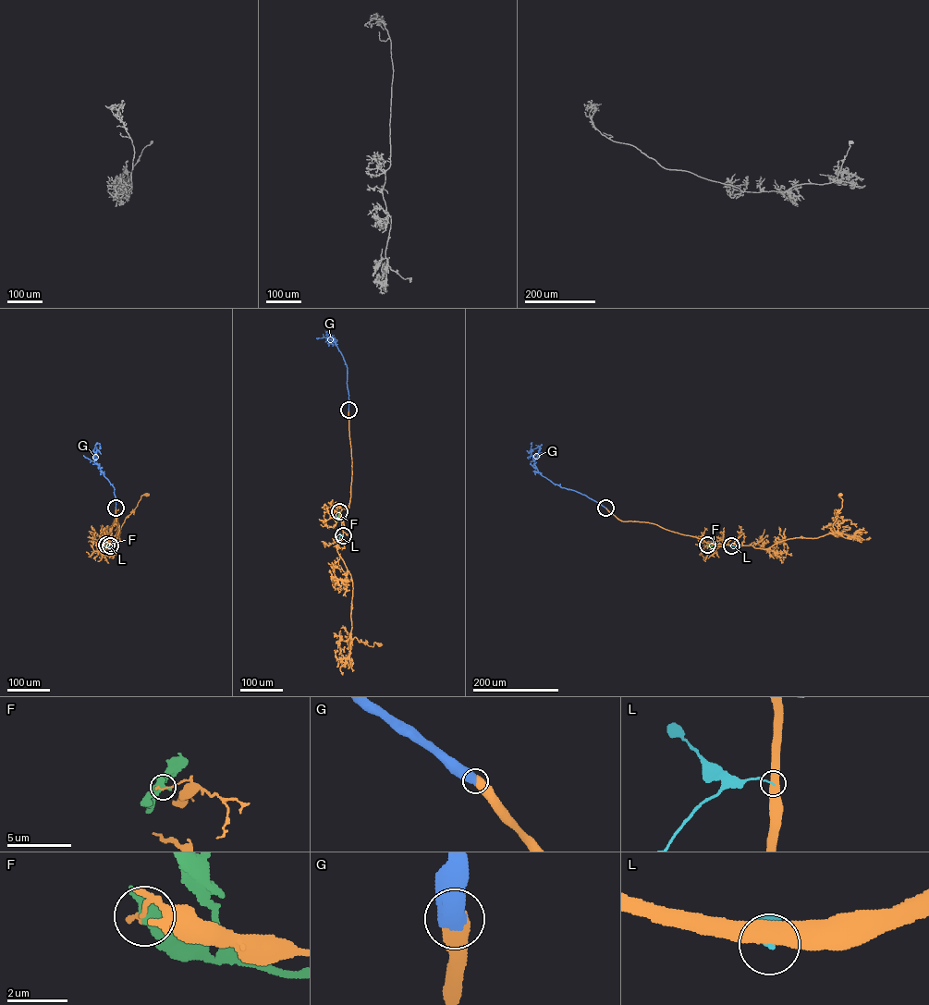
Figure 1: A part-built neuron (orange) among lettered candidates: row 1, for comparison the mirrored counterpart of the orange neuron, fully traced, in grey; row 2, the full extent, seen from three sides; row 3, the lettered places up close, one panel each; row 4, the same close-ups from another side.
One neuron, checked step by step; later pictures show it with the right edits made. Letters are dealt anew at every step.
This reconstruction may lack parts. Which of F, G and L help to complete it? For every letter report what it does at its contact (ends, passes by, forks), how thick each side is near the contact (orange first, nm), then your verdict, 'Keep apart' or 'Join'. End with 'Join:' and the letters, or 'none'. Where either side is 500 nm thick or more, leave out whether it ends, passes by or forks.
F: Thickness 150 nm (orange) against 700 nm. Keep apart
G: Thickness 650 nm (orange) against 650 nm. Join
L: Thickness 550 nm (orange) against 110 nm. Keep apart
Join: G

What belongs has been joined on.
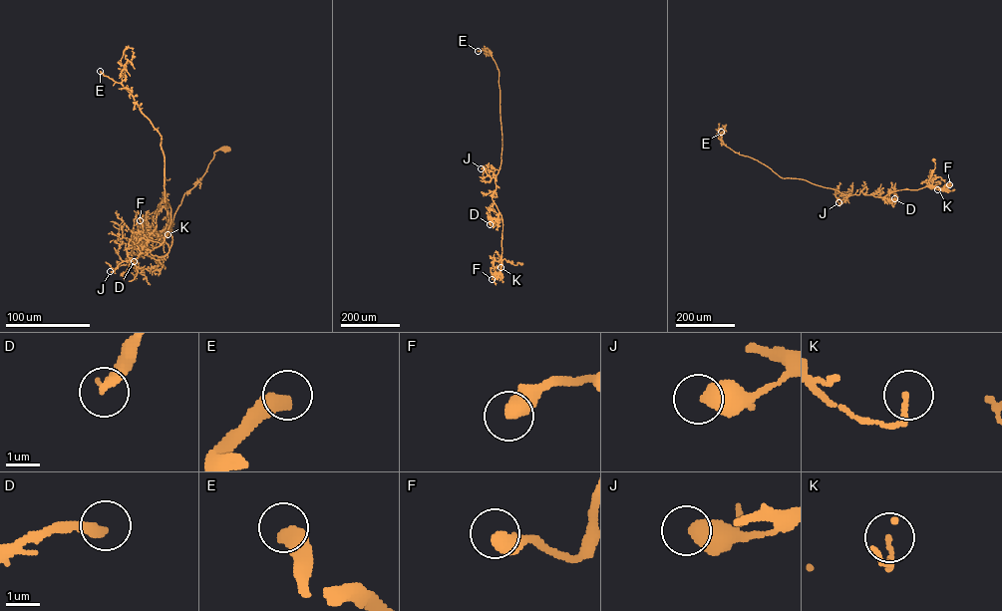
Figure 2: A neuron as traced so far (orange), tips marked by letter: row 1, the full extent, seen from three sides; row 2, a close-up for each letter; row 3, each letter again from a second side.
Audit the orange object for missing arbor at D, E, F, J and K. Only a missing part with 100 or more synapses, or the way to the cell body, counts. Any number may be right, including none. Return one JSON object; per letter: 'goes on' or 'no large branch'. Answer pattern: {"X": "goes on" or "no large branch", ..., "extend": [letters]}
{"D": "no large branch", "E": "goes on", "F": "no large branch", "J": "no large branch", "K": "no large branch", "extend": ["E"]}

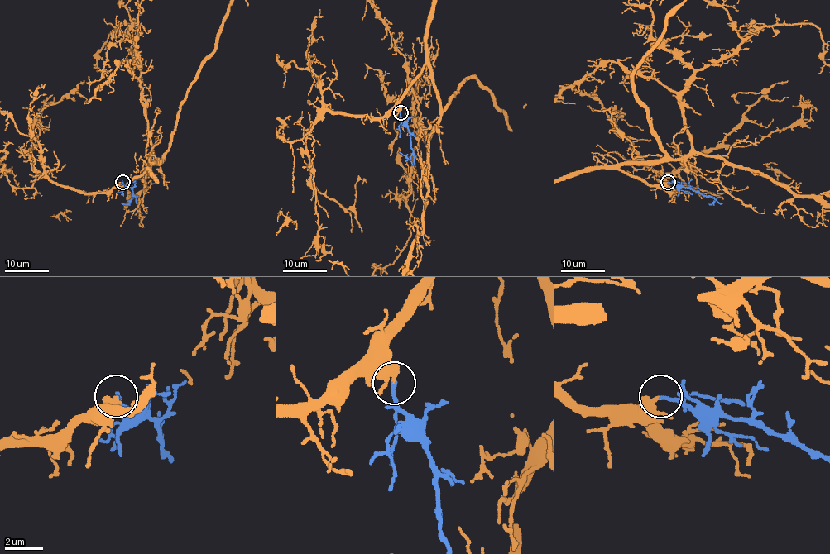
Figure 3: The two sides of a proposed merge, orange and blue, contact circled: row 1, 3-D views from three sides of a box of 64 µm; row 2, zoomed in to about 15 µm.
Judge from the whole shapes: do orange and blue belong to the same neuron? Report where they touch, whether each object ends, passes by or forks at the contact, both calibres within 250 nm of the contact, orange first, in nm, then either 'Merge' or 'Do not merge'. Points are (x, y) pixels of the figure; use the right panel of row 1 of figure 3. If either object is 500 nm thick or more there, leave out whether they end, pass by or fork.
Place: (668, 182). At the ring orange passes by. At the ring blue ends. Thickness 240 nm (orange) against 170 nm. Merge

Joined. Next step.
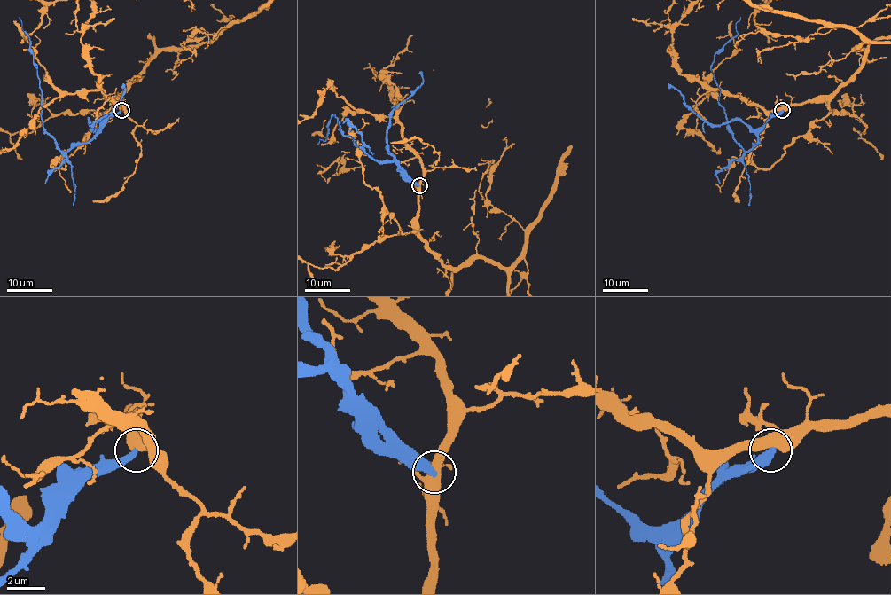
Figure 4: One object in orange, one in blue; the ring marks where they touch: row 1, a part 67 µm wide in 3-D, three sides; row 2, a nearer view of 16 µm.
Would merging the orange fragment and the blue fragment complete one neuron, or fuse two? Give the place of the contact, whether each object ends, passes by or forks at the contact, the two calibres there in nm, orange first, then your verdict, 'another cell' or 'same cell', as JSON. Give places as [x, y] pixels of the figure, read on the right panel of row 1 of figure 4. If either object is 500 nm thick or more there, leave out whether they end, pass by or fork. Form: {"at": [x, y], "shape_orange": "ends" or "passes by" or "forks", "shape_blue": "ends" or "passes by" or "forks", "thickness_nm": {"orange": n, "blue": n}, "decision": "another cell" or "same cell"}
{"at": [782, 110], "shape_orange": "forks", "shape_blue": "ends", "thickness_nm": {"orange": 400, "blue": 400}, "decision": "another cell"}

